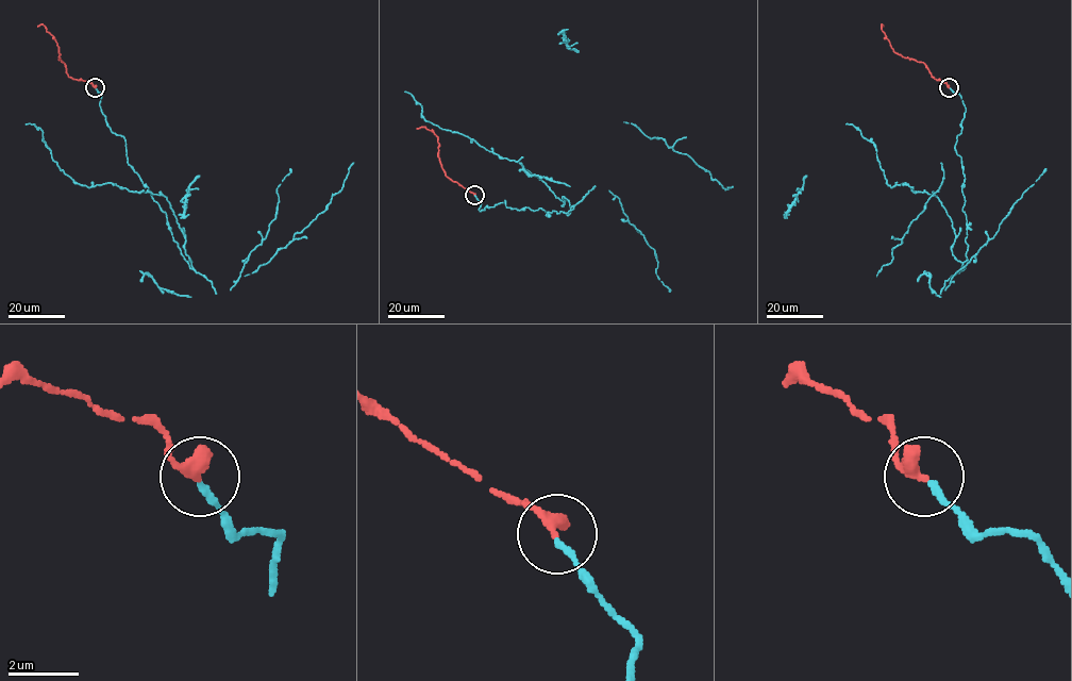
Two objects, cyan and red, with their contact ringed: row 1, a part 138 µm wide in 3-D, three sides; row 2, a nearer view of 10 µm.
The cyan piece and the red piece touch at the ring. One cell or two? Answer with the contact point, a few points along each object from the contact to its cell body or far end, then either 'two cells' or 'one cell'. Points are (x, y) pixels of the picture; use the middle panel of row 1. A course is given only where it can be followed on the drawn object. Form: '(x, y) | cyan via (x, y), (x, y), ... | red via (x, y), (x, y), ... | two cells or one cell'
(474, 195) | cyan via (474, 195), (480, 211), (505, 200), (518, 211), (573, 208), (520, 163), (425, 119), (404, 90) | red via (474, 195), (447, 177), (438, 158), (438, 137), (425, 127), (417, 128) | one cell

